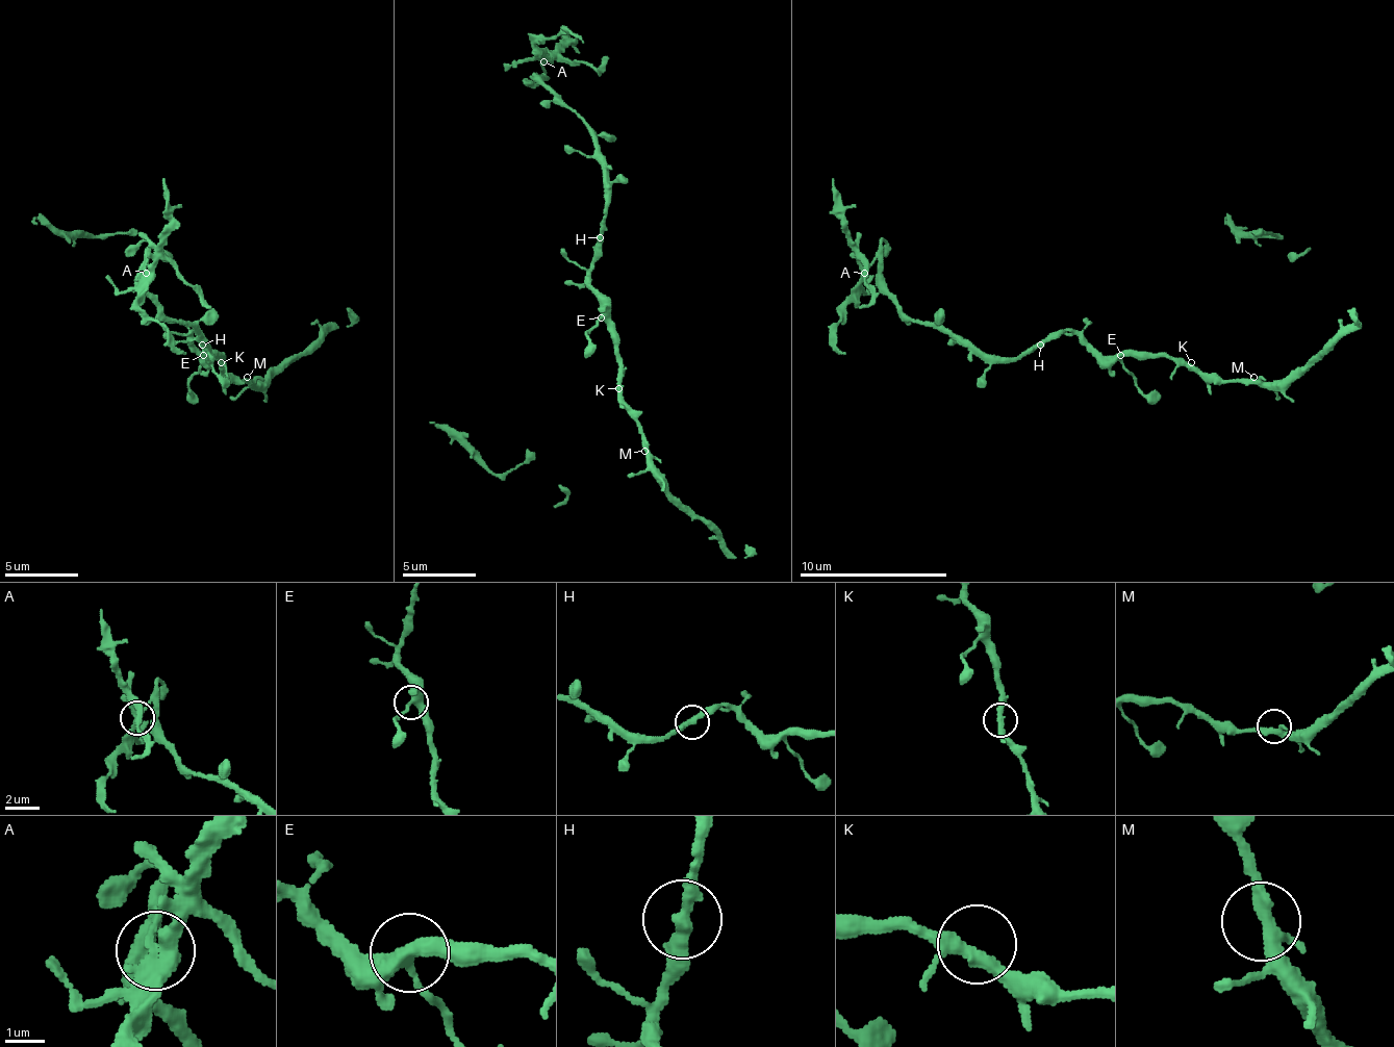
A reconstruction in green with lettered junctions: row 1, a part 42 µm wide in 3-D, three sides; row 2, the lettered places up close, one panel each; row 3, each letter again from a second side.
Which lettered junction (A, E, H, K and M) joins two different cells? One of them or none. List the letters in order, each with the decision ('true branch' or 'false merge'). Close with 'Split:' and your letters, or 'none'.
A: false merge
E: true branch
H: true branch
K: true branch
M: true branch
Split: A

